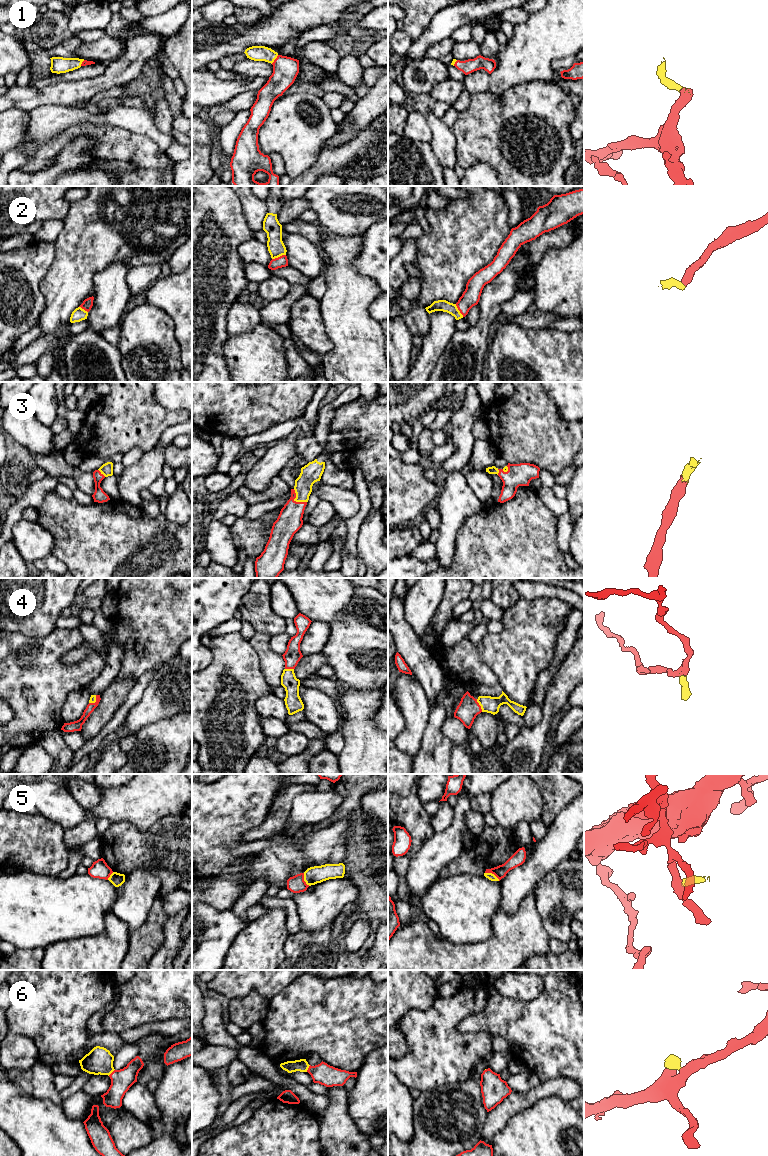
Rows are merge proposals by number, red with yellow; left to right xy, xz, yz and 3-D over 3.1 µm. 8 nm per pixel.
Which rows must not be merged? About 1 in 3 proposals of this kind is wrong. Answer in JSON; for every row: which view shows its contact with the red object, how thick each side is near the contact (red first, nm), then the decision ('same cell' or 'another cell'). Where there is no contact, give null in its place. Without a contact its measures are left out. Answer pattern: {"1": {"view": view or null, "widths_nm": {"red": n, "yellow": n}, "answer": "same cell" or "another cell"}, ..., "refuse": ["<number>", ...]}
{"1": {"view": "xz", "widths_nm": {"red": 200, "yellow": 130}, "answer": "same cell"}, "2": {"view": "xz", "widths_nm": {"red": 90, "yellow": 140}, "answer": "same cell"}, "3": {"view": "xz", "widths_nm": {"red": 200, "yellow": 150}, "answer": "same cell"}, "4": {"view": "yz", "widths_nm": {"red": 170, "yellow": 130}, "answer": "same cell"}, "5": {"view": "yz", "widths_nm": {"red": 110, "yellow": 60}, "answer": "another cell"}, "6": {"view": "xz", "widths_nm": {"red": 170, "yellow": 100}, "answer": "same cell"}, "refuse": ["5"]}

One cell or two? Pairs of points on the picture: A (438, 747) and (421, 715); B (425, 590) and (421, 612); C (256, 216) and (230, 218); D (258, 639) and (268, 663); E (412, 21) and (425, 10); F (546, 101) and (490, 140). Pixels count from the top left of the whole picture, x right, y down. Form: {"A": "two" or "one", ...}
{"A": "two", "B": "one", "C": "two", "D": "one", "E": "one", "F": "one"}

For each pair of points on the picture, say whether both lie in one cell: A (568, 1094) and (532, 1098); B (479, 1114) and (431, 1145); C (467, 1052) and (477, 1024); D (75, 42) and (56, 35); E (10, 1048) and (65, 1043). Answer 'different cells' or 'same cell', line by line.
A: same cell
B: same cell
C: different cells
D: different cells
E: different cells

